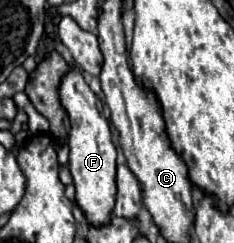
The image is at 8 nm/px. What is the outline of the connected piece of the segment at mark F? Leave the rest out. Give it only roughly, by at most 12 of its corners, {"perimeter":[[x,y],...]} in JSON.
{"perimeter":[[77,64],[59,98],[69,170],[89,224],[115,206],[117,148]]}

